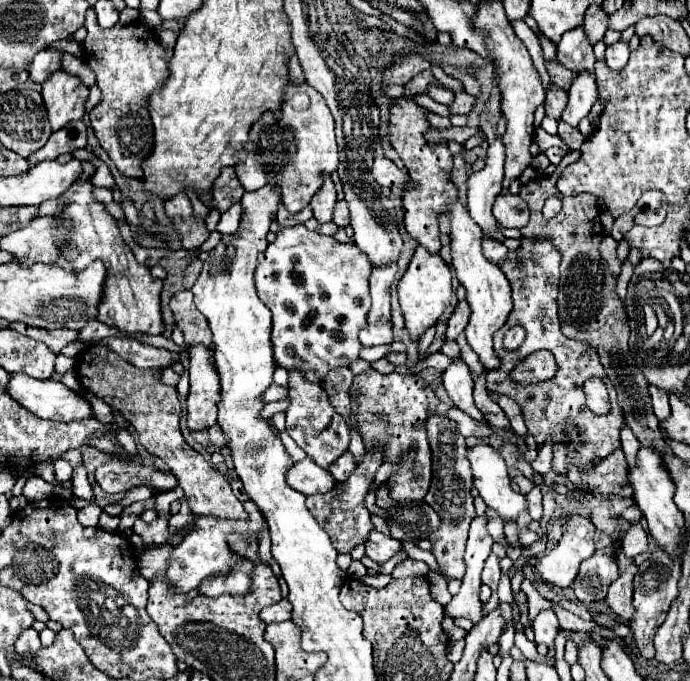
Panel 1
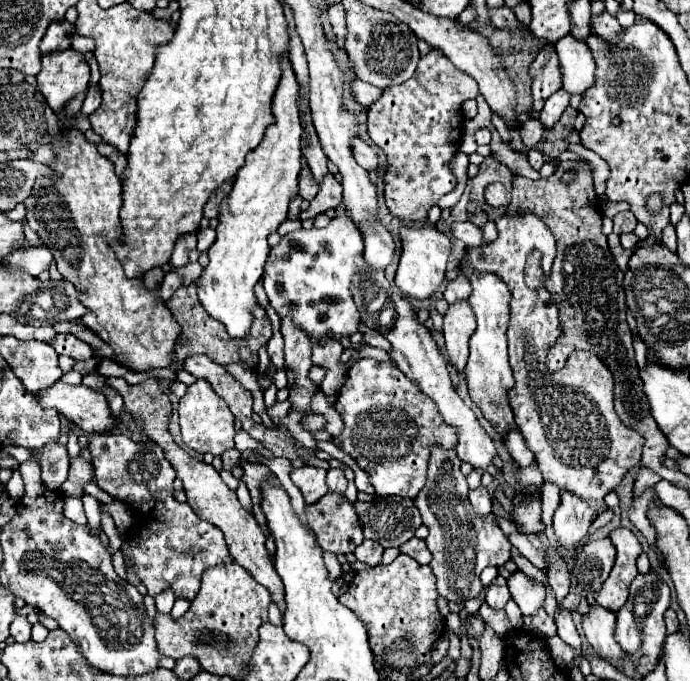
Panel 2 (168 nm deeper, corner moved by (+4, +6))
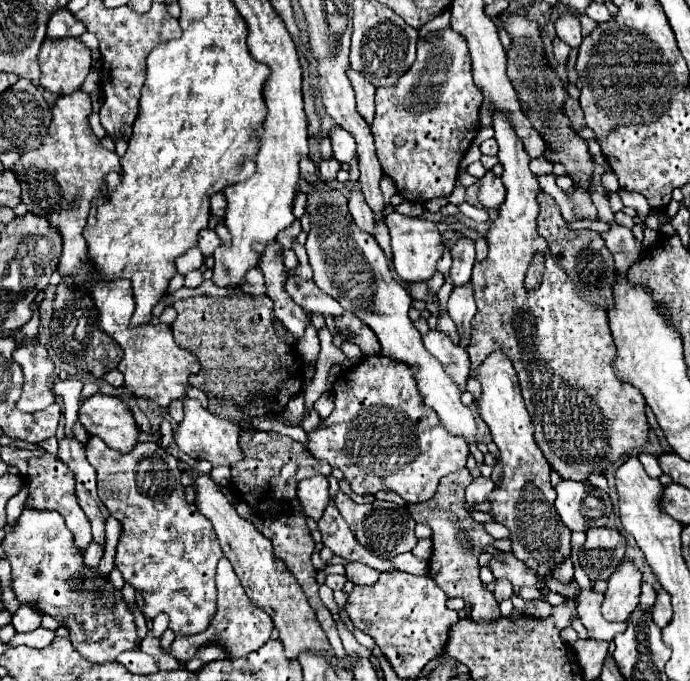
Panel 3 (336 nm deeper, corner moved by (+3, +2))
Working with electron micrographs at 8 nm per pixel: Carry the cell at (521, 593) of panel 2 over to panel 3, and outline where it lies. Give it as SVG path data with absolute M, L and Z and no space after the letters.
M504 553L502 559L498 557L492 557L490 563L488 563L488 569L492 571L492 575L496 579L504 577L508 581L512 581L514 585L514 591L518 593L520 589L524 587L532 587L532 589L538 589L536 583L538 583L538 577L534 573L528 573L526 567L522 565L522 561L518 561L512 553Z

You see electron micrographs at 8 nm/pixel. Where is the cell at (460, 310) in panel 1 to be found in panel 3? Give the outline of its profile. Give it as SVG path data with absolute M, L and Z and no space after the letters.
M460 237L456 245L450 249L450 253L452 253L450 277L454 287L458 287L470 281L472 265L474 265L474 241L470 237Z

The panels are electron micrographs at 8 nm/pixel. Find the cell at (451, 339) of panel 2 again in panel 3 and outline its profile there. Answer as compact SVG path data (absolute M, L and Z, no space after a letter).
M472 283L454 287L452 293L450 293L450 299L448 299L446 309L448 309L448 315L452 317L452 321L458 327L460 347L466 347L468 345L468 339L470 339L470 321L472 321L472 317L476 313Z

